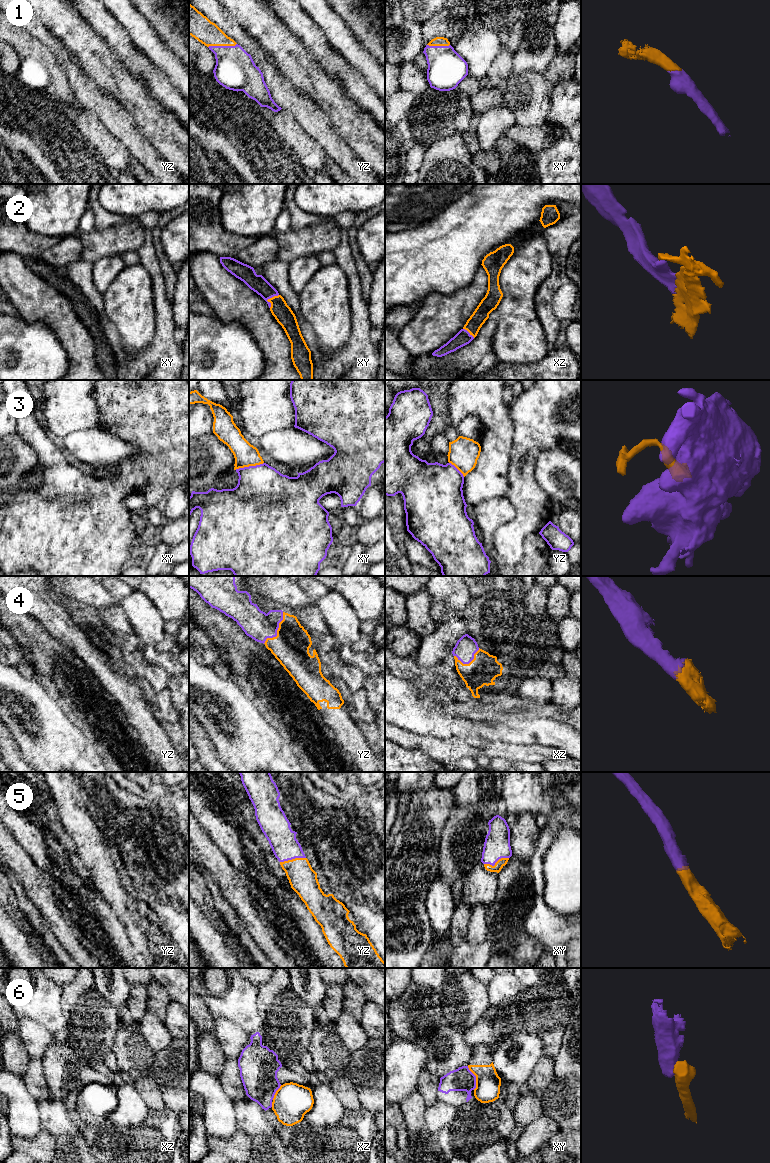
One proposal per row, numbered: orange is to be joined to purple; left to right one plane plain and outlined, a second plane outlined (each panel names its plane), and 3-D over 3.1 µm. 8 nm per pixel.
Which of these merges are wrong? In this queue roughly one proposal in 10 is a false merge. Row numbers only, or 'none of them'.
6

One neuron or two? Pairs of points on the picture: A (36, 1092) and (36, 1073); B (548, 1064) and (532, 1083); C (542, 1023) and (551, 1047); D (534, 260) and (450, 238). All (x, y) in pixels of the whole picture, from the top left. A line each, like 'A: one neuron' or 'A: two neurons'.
A: one neuron
B: one neuron
C: one neuron
D: two neurons

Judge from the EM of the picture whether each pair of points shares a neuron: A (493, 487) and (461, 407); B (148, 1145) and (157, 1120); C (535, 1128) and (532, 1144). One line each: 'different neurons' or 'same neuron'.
A: same neuron
B: same neuron
C: same neuron

